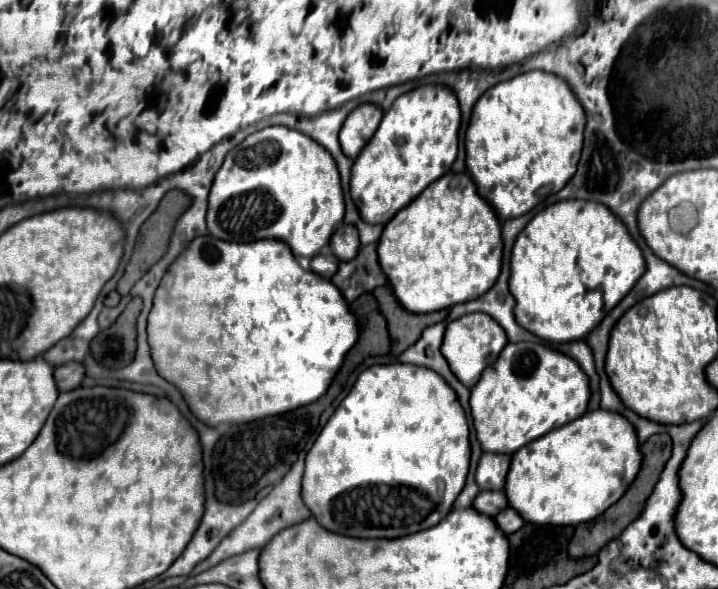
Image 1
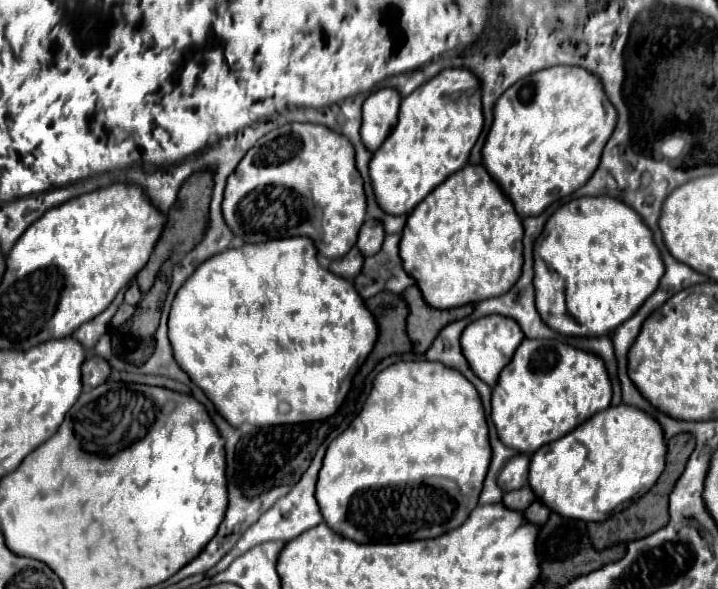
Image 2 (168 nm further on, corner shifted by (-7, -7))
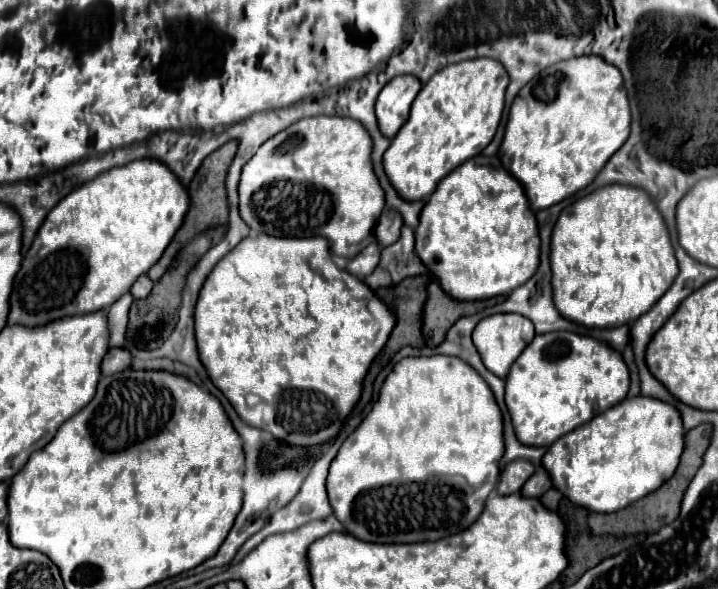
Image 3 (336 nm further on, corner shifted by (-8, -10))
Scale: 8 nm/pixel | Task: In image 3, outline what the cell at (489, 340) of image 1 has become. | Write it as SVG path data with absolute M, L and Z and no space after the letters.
M502 313L502 315L490 315L482 319L472 333L472 341L482 357L482 363L492 371L496 377L504 379L510 371L510 365L516 361L516 357L524 351L524 347L534 339L534 327L530 319L524 319L516 313Z

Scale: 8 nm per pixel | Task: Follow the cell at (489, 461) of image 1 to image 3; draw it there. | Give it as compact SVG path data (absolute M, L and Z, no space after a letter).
M518 459L518 461L508 463L506 469L502 471L502 477L500 477L500 483L498 483L498 493L500 495L518 493L520 487L532 477L534 471L536 471L534 465L526 459Z

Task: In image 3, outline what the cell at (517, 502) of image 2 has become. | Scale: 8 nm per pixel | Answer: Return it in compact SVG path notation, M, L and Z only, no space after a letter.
M540 467L540 469L532 475L532 479L528 479L528 483L524 483L524 487L522 487L520 493L522 493L522 497L534 497L534 499L538 499L538 497L544 495L550 487L552 487L552 483L550 483L546 471Z

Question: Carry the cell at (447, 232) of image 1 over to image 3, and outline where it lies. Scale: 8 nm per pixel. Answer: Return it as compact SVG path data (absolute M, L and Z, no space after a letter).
M478 155L464 163L464 167L456 167L452 175L446 175L424 203L414 233L416 255L436 277L442 291L456 301L478 301L506 295L524 285L534 275L536 263L540 261L540 239L536 235L534 213L528 207L522 185L502 167L498 157Z

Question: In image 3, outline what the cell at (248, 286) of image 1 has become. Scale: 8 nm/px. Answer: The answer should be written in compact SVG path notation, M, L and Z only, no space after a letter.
M258 235L258 237L248 237L240 245L234 247L208 275L204 281L196 307L194 307L194 341L198 349L198 357L202 365L206 367L206 373L210 381L226 395L226 399L232 403L234 411L238 417L256 429L272 433L276 439L284 439L294 447L316 447L332 439L348 413L354 409L356 401L360 399L362 393L362 381L364 375L372 363L372 359L380 353L384 343L390 337L390 331L394 329L394 315L390 309L374 297L374 293L354 275L350 275L344 269L338 269L328 251L328 241L324 237L308 237L308 239L288 239L288 237L270 237L270 235Z

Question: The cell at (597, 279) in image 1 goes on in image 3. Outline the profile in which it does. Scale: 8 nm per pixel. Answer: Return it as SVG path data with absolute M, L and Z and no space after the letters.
M608 185L562 209L550 241L552 299L564 319L598 329L634 323L672 285L678 263L656 205L642 189Z

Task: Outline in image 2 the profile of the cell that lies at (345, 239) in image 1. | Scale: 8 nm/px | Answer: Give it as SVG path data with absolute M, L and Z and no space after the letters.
M367 218L361 232L359 232L357 248L363 252L363 256L373 256L375 252L379 252L383 240L385 240L383 224L375 218Z

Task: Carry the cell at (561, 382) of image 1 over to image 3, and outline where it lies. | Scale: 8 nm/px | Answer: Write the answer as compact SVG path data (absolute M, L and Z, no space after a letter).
M568 331L536 335L506 377L504 401L524 445L548 447L562 435L618 405L628 393L628 367L608 345Z

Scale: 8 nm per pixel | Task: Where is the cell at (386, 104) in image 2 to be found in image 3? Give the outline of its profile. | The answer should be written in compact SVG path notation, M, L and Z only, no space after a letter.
M412 75L394 77L384 85L376 99L376 119L378 129L386 139L392 139L402 123L408 119L410 105L420 91L420 81Z

